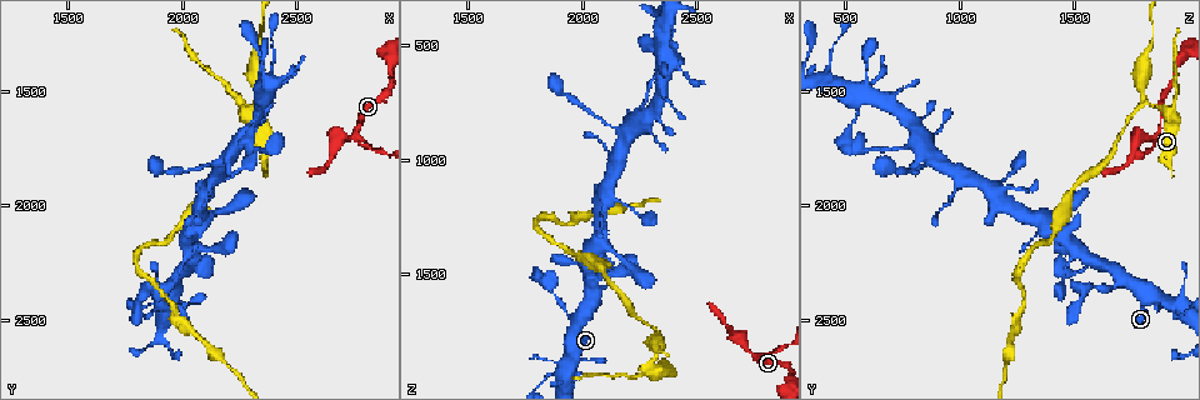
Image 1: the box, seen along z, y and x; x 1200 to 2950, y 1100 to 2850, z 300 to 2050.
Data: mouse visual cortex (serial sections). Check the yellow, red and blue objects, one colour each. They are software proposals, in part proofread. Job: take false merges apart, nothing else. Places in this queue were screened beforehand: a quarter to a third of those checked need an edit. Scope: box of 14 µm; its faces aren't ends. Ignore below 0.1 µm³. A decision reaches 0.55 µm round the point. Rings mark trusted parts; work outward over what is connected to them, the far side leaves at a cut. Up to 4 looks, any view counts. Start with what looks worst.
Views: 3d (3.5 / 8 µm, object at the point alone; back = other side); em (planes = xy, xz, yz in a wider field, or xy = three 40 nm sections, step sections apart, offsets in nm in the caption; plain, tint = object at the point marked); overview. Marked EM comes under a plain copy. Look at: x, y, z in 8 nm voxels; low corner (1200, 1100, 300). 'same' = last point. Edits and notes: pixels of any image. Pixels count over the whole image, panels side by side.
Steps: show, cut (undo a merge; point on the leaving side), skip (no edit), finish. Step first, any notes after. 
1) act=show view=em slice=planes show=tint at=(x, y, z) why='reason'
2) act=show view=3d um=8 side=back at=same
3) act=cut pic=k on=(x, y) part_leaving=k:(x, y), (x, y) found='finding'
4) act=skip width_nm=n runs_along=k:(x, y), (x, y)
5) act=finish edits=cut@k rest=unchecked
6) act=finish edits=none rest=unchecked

act=show view=3d um=3.5 at=(2750, 1690, 1860) why='thin arm on a thick one'

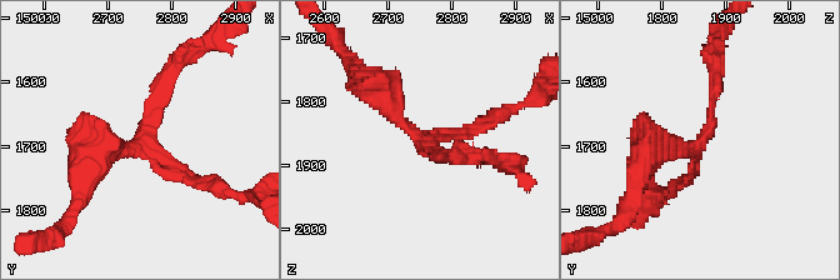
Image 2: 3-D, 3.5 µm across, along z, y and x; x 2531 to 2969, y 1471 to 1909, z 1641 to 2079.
act=show view=em slice=planes show=tint at=(2750, 1700, 1860) arms=3 arm_widths_nm=100,150,350 why='now the EM'

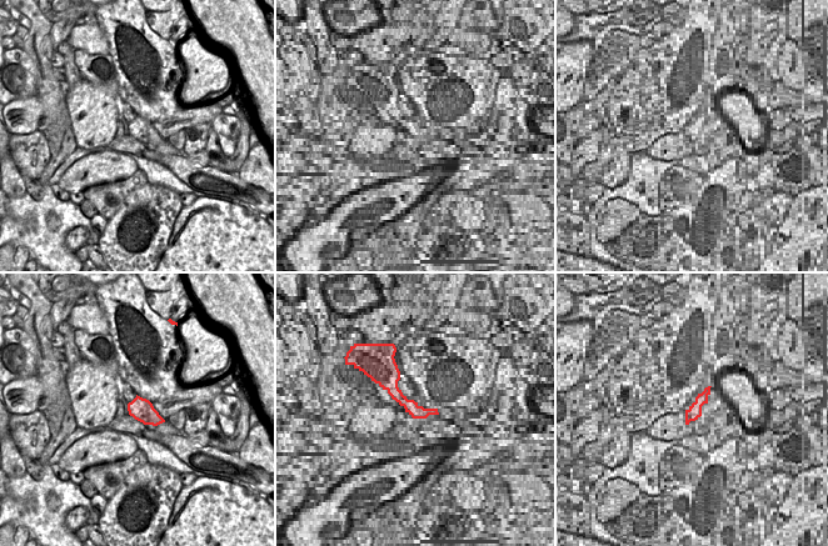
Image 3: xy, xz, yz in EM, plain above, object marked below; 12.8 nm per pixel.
act=skip runs_along=2:(168, 71), (144, 140), (86, 163) found='all the same cell'

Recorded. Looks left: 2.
act=show view=3d um=3.5 at=(2290, 1610, 1910)

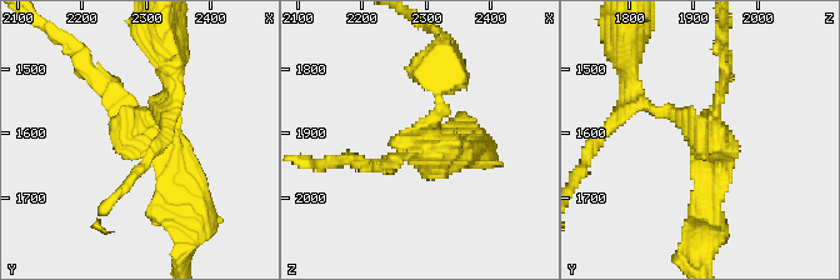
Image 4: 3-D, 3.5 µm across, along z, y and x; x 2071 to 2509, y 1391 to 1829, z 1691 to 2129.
act=show view=em slice=xy step=5 show=tint at=(2290, 1600, 1905)

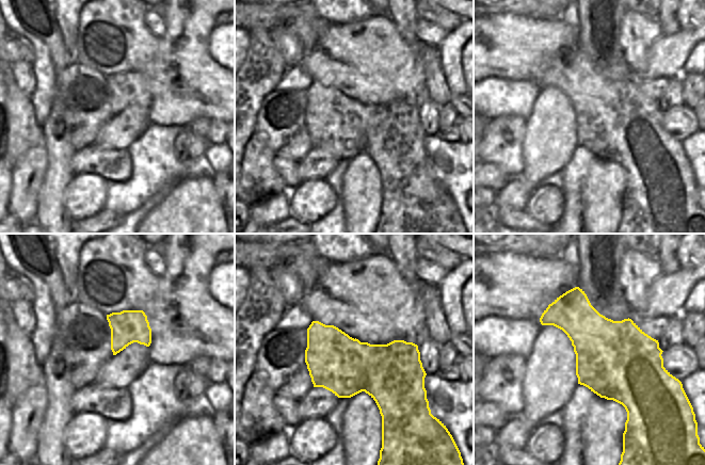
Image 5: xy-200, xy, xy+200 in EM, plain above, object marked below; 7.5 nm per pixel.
act=cut pic=4 on=(649, 108) width_nm=440 part_leaving=4:(698, 134), (650, 106), (609, 130) found='a second cell is stuck on'

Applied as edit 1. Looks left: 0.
act=finish edits=cut@4 rest=unchecked

